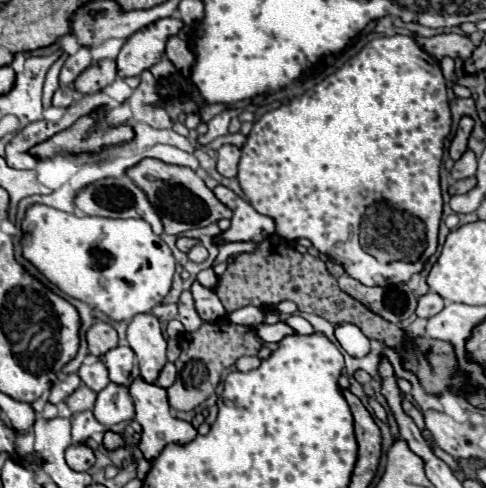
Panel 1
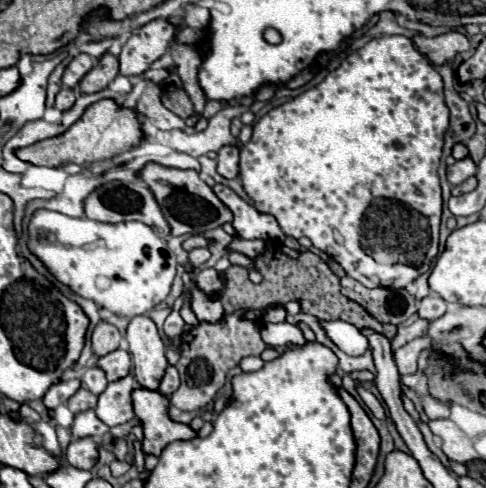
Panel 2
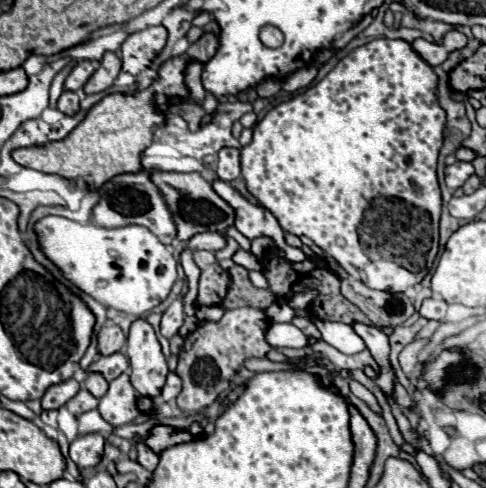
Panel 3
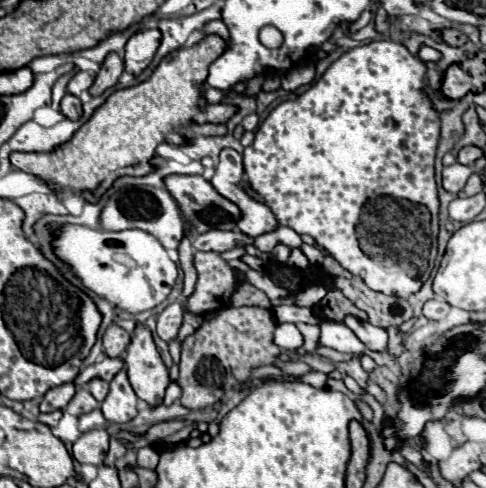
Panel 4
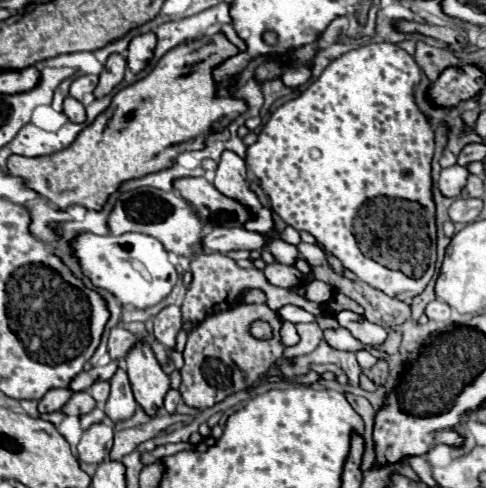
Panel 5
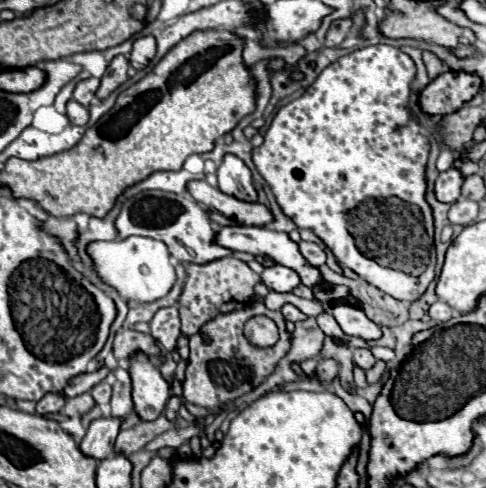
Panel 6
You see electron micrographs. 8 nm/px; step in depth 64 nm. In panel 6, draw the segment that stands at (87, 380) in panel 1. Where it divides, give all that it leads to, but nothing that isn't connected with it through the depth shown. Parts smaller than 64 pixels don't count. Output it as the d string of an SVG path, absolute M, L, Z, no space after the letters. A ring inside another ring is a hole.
M100 382L90 390L90 394L96 400L96 404L108 404L112 396L112 386L108 382Z

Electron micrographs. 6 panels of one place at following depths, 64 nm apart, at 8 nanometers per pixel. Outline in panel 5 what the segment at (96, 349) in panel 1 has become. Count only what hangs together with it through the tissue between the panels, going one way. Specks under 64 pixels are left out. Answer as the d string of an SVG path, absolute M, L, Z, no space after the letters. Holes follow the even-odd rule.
M116 326L110 330L110 336L108 336L108 354L112 360L120 360L128 354L128 350L136 344L136 336L130 334L128 330L124 330L122 326Z

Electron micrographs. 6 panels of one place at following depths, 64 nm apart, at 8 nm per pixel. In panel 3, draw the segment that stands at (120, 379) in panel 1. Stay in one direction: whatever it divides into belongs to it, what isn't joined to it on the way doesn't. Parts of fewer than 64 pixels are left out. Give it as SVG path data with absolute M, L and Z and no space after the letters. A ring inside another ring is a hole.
M116 352L116 354L110 354L110 356L100 356L96 362L90 364L88 372L100 372L100 374L104 374L104 378L108 382L112 382L122 372L126 372L128 366L130 366L128 358L122 352Z

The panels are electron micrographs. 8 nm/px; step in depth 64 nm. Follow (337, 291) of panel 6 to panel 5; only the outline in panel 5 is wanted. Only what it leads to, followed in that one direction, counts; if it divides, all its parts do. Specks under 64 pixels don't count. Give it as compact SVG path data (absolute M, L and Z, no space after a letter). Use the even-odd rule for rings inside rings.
M310 280L306 284L306 292L304 292L304 298L306 300L312 300L312 302L318 302L318 304L324 304L330 300L332 292L336 292L336 288L328 286L326 282L320 282L320 280Z

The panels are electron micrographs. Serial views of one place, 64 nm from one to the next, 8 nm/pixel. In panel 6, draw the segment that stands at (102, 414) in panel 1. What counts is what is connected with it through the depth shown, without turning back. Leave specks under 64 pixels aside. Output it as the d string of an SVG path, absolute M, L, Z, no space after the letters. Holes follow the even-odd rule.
M116 368L114 370L116 382L112 386L112 416L114 418L124 418L134 410L134 402L132 402L132 386L130 386L130 374L124 368Z

